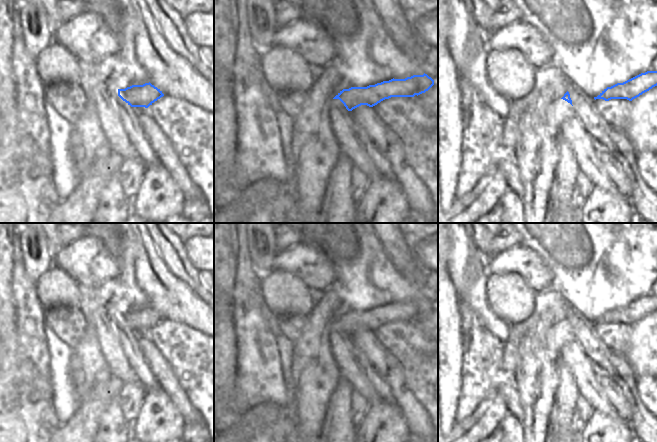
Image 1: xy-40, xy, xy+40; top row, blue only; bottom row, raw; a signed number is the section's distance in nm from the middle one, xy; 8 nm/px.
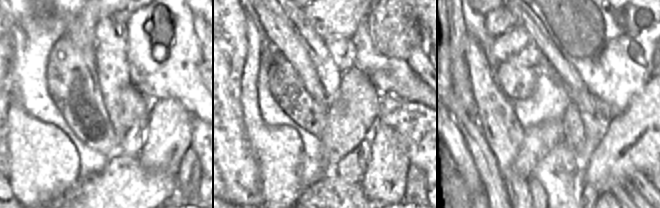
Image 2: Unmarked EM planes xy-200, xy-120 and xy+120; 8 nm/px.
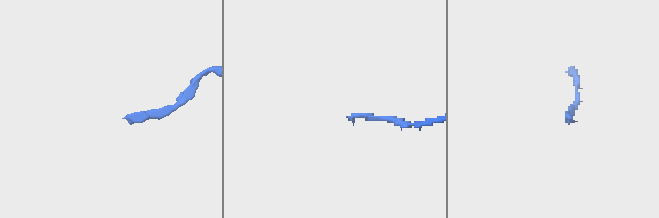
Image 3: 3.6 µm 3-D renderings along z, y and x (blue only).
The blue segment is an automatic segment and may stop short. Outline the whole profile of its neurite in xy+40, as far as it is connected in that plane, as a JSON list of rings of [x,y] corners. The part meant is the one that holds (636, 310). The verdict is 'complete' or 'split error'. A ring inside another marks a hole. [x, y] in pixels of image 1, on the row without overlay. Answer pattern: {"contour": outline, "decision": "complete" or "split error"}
{"contour": [[[647,295],[623,307],[607,311],[594,323],[603,323],[605,325],[627,323],[632,325],[655,310],[657,310],[657,295]]], "decision": "complete"}

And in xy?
{"contour": [[[427,298],[413,299],[405,303],[391,303],[367,311],[343,313],[332,323],[332,331],[343,335],[367,329],[373,331],[391,321],[414,321],[428,315],[434,304]]], "decision": "split error"}

